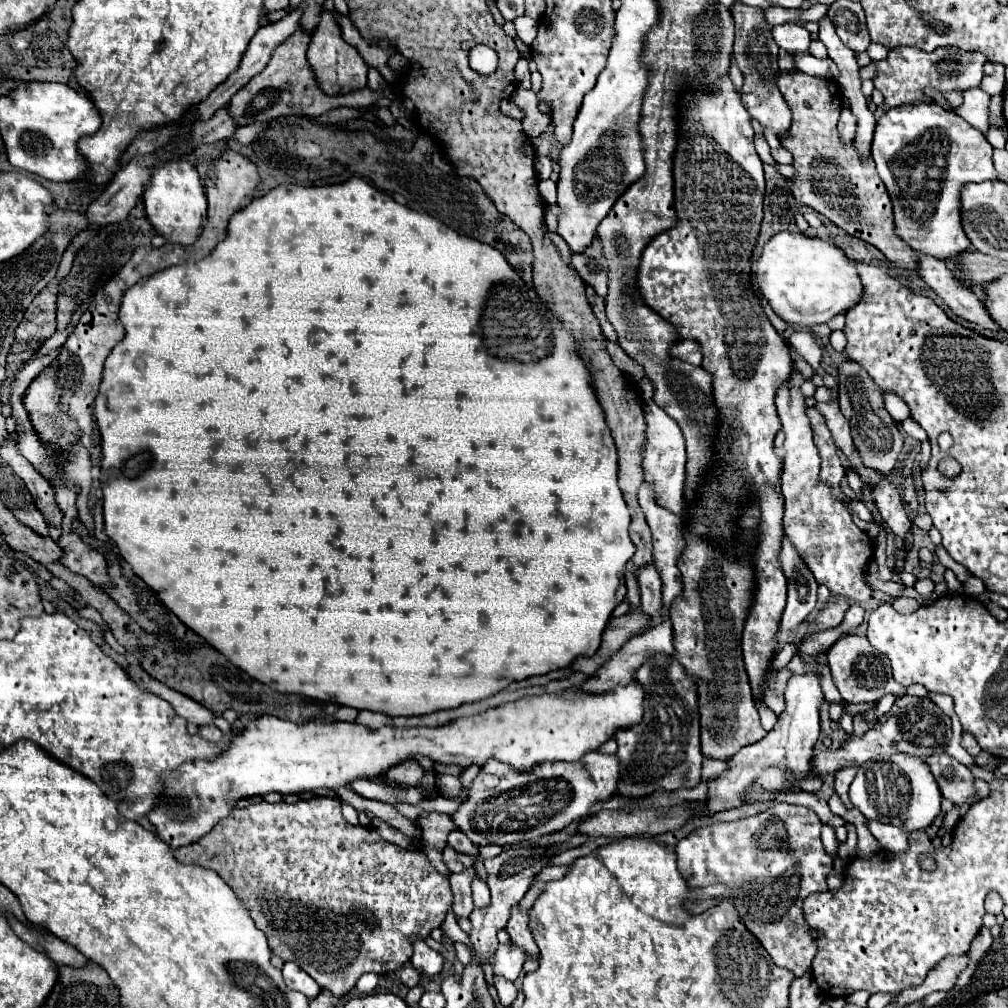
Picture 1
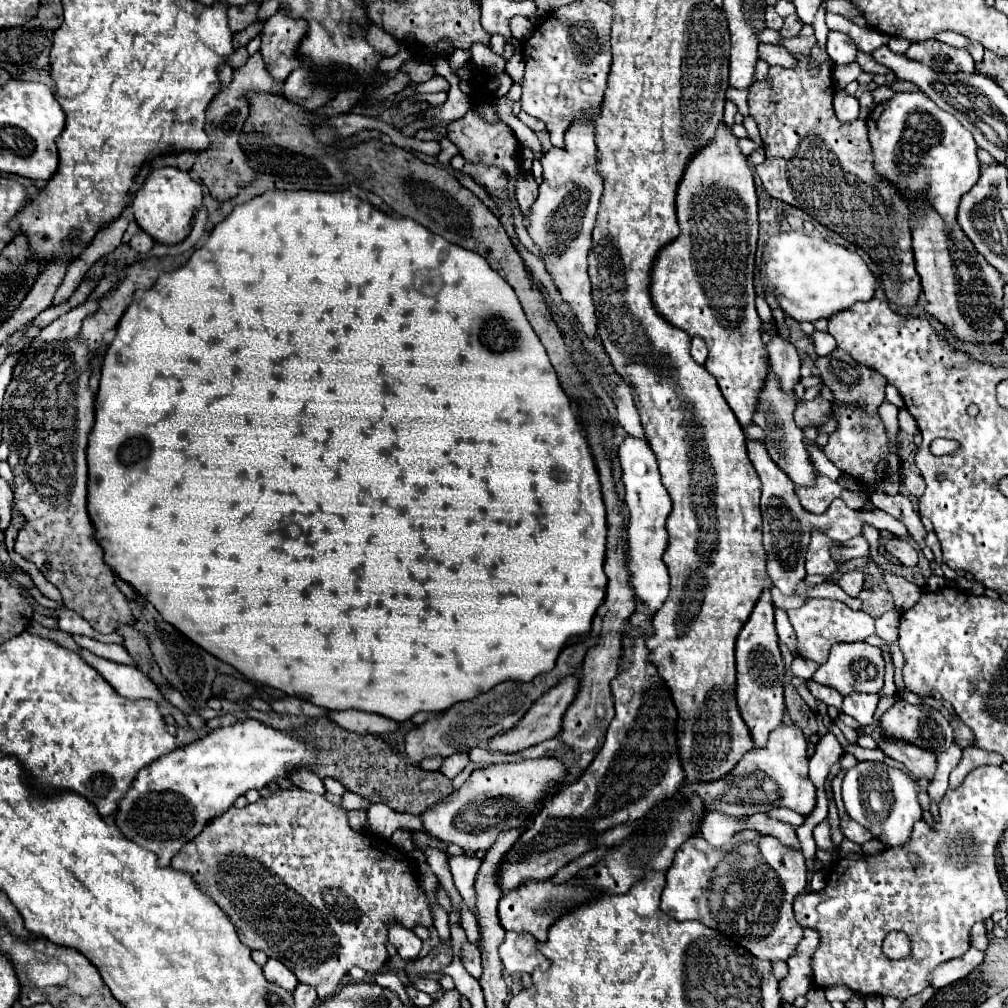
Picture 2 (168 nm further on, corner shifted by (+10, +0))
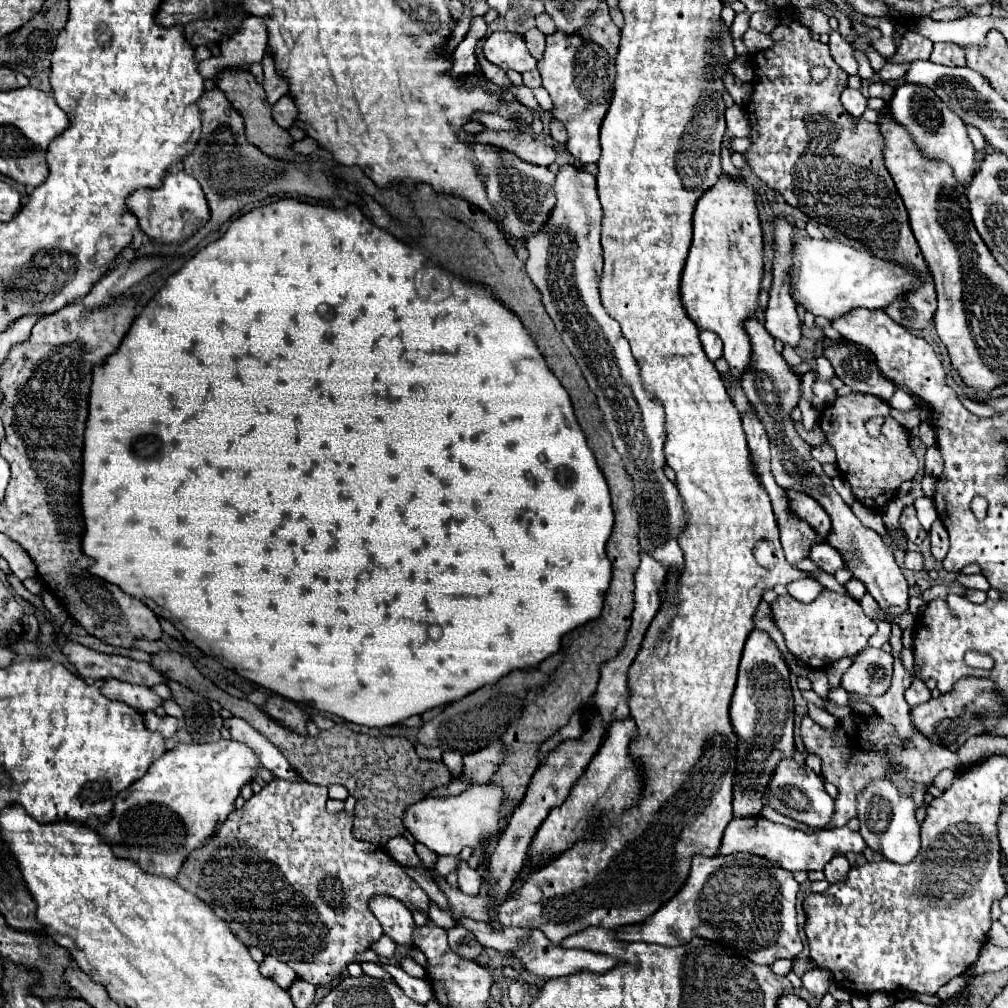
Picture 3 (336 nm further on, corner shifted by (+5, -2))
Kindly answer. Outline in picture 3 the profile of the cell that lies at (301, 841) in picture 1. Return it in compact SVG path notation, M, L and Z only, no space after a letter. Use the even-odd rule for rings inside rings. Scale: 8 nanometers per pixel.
M275 778L259 794L253 794L245 802L245 806L241 810L233 810L227 816L227 820L221 824L217 834L205 846L201 846L201 848L197 848L197 850L193 850L189 854L189 858L183 862L183 866L179 870L179 878L175 878L179 882L179 886L183 886L185 890L193 892L201 900L205 900L213 908L213 912L229 924L229 928L233 930L237 940L241 940L245 946L261 948L263 954L267 954L267 956L279 958L281 962L291 966L301 980L307 980L307 982L311 982L315 986L325 986L325 984L333 982L335 978L339 978L339 974L343 970L347 970L347 966L351 962L355 962L357 954L367 952L371 948L371 944L377 942L383 936L381 924L377 922L377 918L369 910L369 900L371 898L375 898L375 896L391 896L391 898L403 902L411 912L423 912L423 914L429 912L429 898L417 886L417 882L407 874L405 866L395 862L383 848L377 848L375 844L357 840L353 836L353 832L351 832L353 830L353 814L347 812L347 810L331 814L331 812L327 812L325 802L327 802L327 788L325 786L317 786L317 784L309 784L309 782L289 782L289 780Z

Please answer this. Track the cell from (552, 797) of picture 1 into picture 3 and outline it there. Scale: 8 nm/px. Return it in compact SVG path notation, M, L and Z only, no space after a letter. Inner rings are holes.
M473 784L465 792L461 792L459 796L445 796L445 798L431 798L429 796L429 798L413 804L413 808L407 808L405 828L415 836L417 842L425 844L435 854L439 854L439 856L459 856L461 848L465 848L465 846L479 848L479 846L487 844L489 840L493 840L501 834L501 830L507 822L507 818L501 812L503 800L505 800L505 794L497 784Z

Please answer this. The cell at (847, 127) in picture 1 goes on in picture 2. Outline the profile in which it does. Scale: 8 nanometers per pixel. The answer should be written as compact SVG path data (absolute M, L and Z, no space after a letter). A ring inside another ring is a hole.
M840 90L834 94L834 110L840 122L852 122L858 118L858 110L860 110L858 98Z

